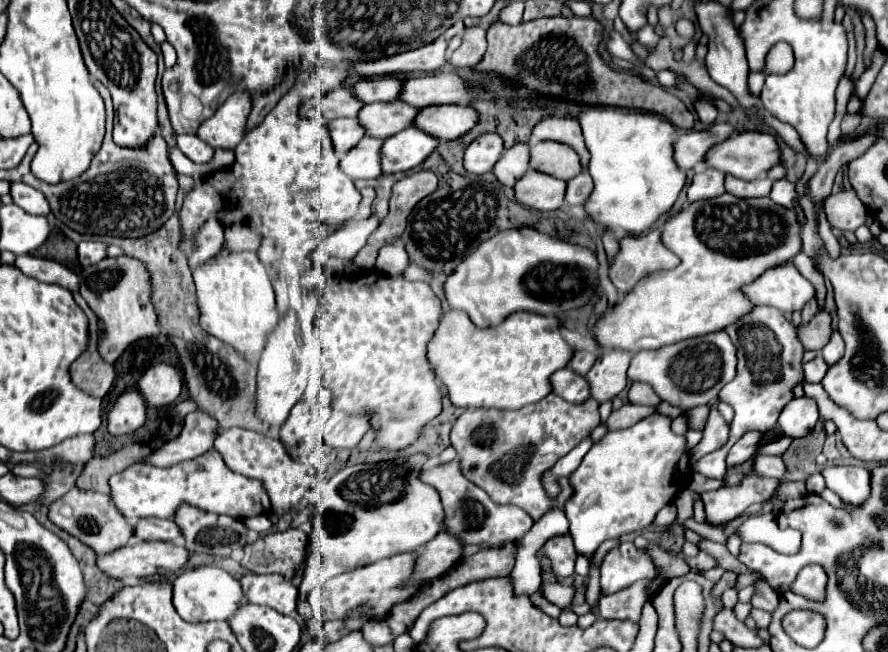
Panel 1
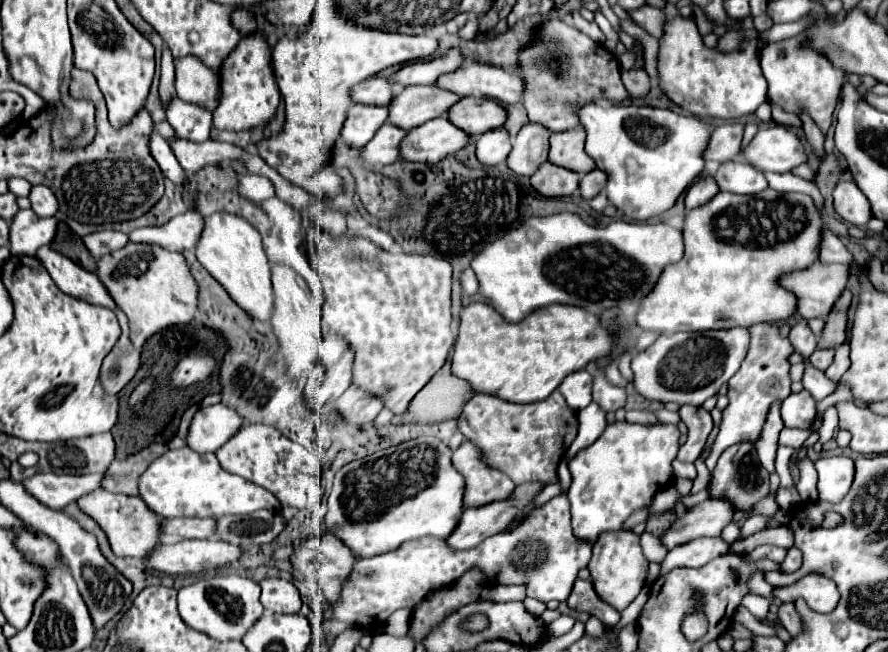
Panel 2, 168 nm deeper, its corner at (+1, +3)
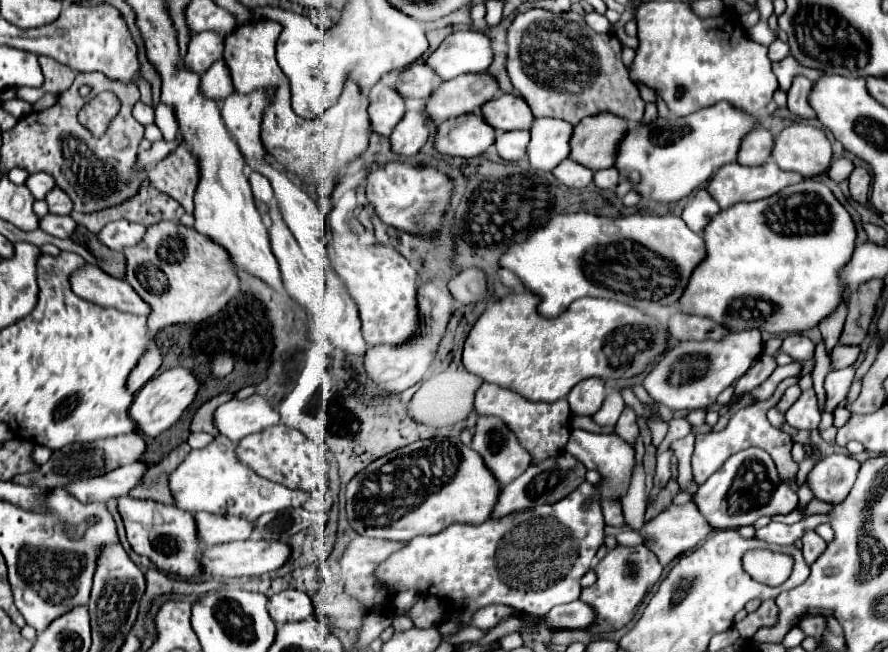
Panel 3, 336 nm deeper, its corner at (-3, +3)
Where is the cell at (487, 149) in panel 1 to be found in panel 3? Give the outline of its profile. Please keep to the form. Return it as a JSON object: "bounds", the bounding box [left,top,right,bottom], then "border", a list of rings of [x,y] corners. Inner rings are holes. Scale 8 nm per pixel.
{"bounds":[497,131,531,161],"border":[[[507,131],[507,133],[497,133],[497,153],[505,161],[519,161],[527,155],[527,143],[531,135],[529,131]]]}

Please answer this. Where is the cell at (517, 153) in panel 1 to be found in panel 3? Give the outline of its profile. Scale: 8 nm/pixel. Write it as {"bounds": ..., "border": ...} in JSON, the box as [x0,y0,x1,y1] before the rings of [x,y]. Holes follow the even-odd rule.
{"bounds":[527,119,573,171],"border":[[[535,119],[531,127],[531,143],[527,155],[533,169],[553,171],[569,157],[573,125],[563,119]]]}

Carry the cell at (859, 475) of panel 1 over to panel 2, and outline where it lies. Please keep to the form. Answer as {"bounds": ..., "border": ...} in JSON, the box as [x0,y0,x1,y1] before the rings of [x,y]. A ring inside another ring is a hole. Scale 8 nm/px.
{"bounds":[815,457,855,503],"border":[[[819,457],[815,461],[819,473],[819,499],[829,503],[839,503],[851,489],[855,467],[849,457]]]}

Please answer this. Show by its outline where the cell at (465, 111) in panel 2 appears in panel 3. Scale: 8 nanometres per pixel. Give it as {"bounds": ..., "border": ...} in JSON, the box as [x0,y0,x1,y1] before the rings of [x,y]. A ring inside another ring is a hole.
{"bounds":[481,95,531,131],"border":[[[499,95],[483,105],[481,113],[487,123],[499,131],[515,131],[515,129],[531,129],[531,107],[519,95]]]}

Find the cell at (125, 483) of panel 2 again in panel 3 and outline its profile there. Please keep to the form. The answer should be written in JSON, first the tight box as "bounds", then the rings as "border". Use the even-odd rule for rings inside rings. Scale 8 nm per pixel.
{"bounds":[131,465,175,505],"border":[[[155,465],[149,467],[143,481],[131,491],[131,497],[135,499],[151,499],[157,503],[165,503],[165,505],[173,505],[175,499],[167,487],[167,479],[165,479],[165,467]]]}

